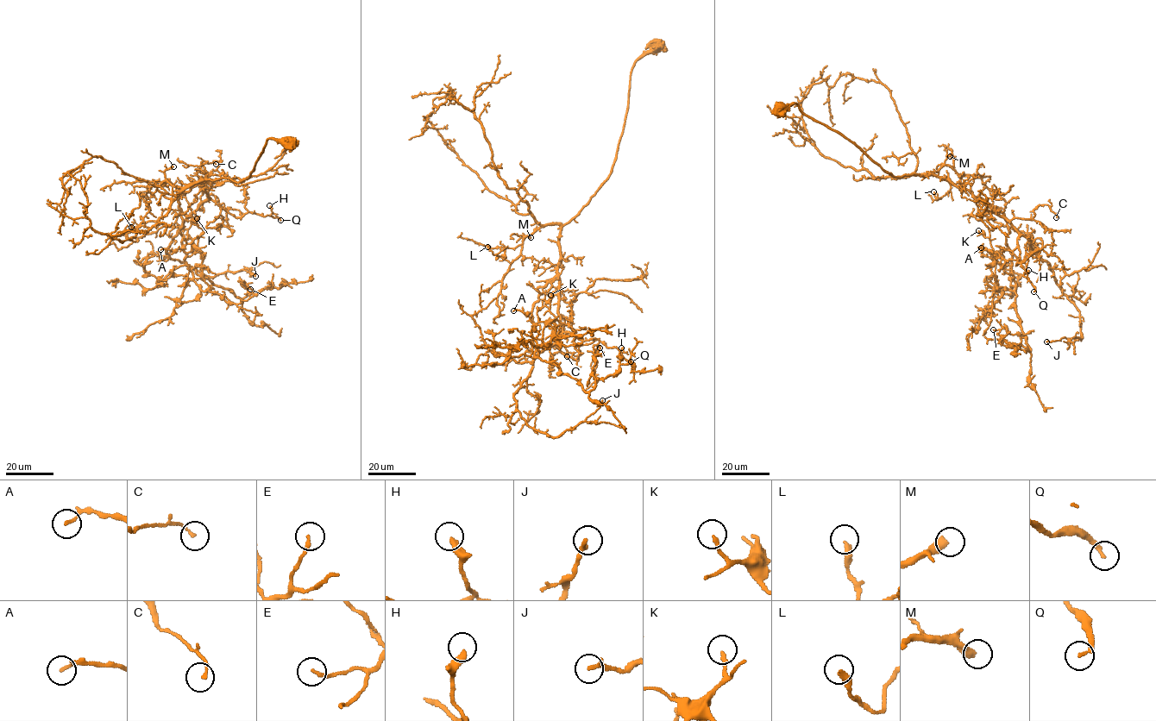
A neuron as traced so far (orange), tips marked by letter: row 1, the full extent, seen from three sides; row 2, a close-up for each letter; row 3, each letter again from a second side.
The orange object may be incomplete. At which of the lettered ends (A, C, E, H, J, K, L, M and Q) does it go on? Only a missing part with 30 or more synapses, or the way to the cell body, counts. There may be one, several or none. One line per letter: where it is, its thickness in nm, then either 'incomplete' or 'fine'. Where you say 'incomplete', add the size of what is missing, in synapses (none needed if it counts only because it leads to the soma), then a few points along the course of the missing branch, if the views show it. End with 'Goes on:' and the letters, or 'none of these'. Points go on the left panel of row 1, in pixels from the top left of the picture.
A: at (160, 249); 150 nm thick; fine
C: at (216, 164); 140 nm thick; fine
E: at (250, 289); 160 nm thick; fine
H: at (269, 205); 360 nm thick; fine
J: at (255, 276); 220 nm thick; fine
K: at (197, 218); 160 nm thick; fine
L: at (131, 227); 320 nm thick; fine
M: at (173, 166); 400 nm thick; incomplete; about 60 synapses; missing branch runs (173, 166), (179, 159), (195, 152), (224, 159), (235, 157)
Q: at (280, 220); 220 nm thick; incomplete; about 45 synapses; missing branch runs (280, 220), (261, 208)
Goes on: M, Q

